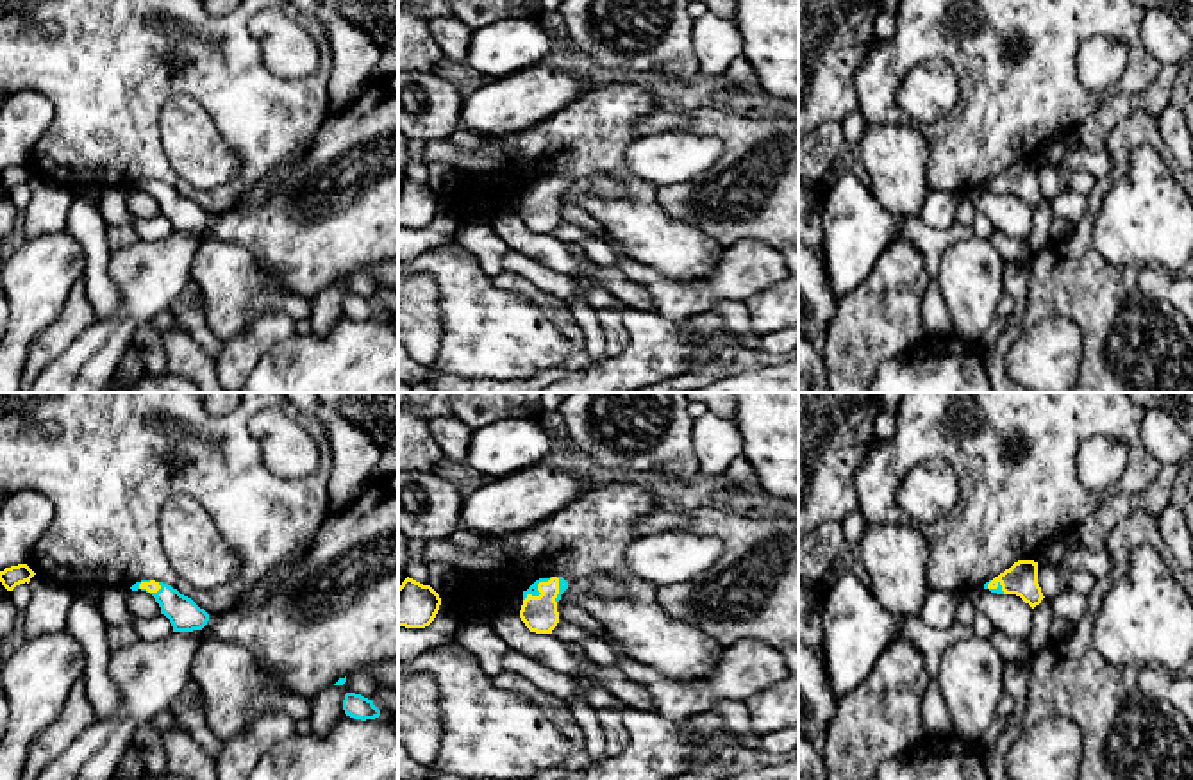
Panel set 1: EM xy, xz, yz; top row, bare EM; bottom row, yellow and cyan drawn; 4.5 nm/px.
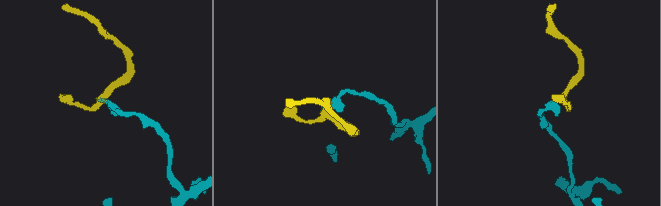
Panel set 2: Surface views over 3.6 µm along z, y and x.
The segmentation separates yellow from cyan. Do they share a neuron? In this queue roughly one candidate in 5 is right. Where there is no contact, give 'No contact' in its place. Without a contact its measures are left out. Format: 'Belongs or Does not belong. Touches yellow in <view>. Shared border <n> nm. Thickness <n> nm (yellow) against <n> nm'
Belongs. Touches yellow in xz. Shared border 170 nm. Thickness 160 nm (yellow) against 50 nm

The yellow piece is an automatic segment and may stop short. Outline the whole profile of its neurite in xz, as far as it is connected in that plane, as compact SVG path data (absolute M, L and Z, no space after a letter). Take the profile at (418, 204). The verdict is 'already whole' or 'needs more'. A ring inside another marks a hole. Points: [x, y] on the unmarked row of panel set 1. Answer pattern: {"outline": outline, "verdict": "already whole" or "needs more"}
{"outline": "M405 178L398 187L398 227L425 228L429 227L441 205L439 195L413 178Z", "verdict": "already whole"}

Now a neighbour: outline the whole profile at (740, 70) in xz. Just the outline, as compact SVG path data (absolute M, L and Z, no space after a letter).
M745 55L736 57L725 75L734 82L747 82L755 77Z

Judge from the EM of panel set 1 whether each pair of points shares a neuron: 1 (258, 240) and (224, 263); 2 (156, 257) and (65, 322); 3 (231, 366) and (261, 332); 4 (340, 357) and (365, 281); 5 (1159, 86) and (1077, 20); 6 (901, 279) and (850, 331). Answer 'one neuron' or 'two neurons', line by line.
1: two neurons
2: two neurons
3: one neuron
4: two neurons
5: two neurons
6: one neuron

